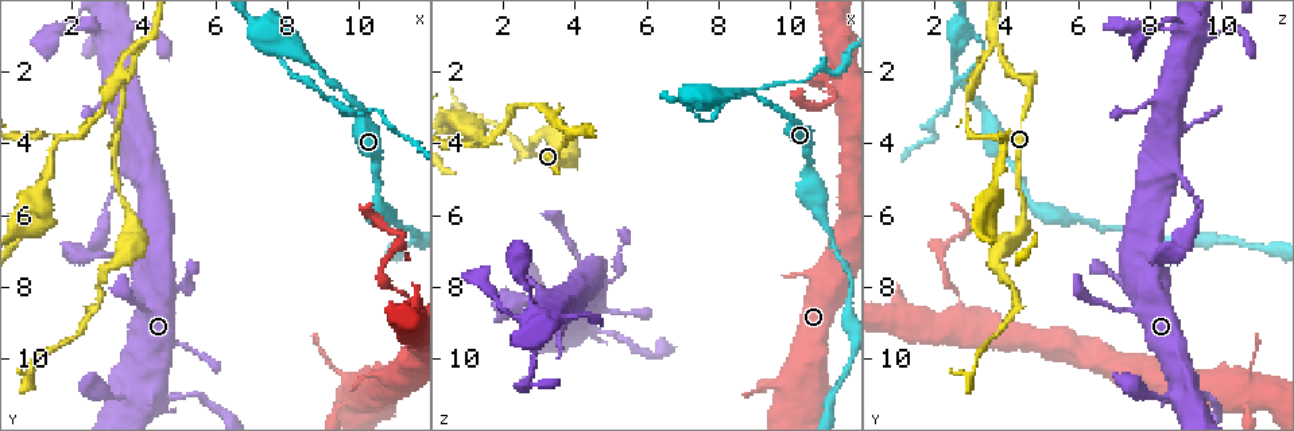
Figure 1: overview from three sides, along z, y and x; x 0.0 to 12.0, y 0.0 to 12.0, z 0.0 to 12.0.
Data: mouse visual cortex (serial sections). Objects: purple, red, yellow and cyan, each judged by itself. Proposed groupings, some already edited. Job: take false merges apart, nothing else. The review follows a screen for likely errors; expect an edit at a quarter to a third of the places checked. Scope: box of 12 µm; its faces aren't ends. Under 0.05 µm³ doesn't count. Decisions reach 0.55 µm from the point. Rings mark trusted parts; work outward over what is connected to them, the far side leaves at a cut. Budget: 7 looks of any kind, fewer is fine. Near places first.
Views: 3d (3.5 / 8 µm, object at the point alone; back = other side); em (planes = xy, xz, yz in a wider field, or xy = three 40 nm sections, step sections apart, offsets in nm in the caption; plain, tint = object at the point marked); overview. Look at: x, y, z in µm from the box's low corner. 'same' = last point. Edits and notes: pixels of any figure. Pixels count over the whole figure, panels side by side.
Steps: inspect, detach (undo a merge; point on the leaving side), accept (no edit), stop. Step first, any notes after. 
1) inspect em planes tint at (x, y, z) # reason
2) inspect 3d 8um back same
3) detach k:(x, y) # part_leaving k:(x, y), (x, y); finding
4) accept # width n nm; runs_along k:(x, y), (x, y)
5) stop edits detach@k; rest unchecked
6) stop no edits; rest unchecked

inspect 3d 3.5um at (3.2, 7.2, 3.7)

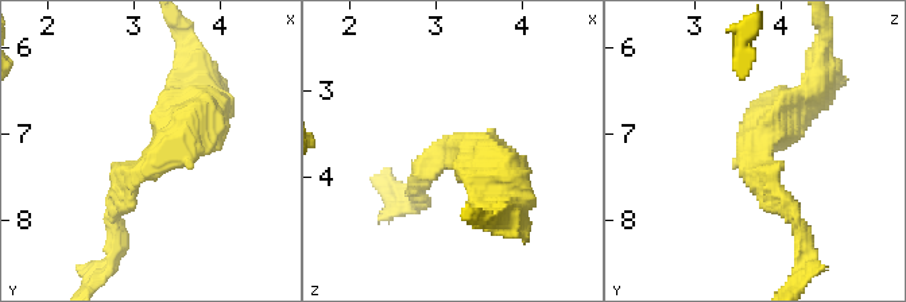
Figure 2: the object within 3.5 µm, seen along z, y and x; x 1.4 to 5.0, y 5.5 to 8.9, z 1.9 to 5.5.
inspect em xy step 5 tint at (3.30, 7.20, 3.65)

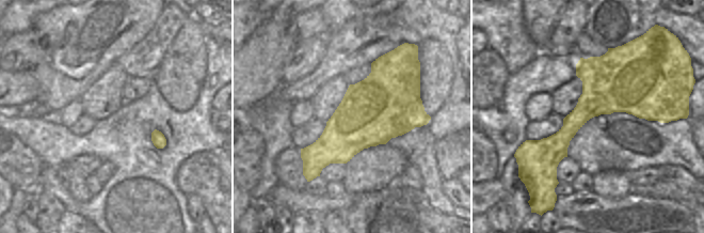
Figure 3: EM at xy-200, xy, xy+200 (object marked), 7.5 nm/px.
accept # arm_widths 250, 500 nm; runs_along 2:(200, 99), (112, 215); one cell here

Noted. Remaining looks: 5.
inspect 3d 3.5um at (3.8, 1.3, 3.8) # a fork

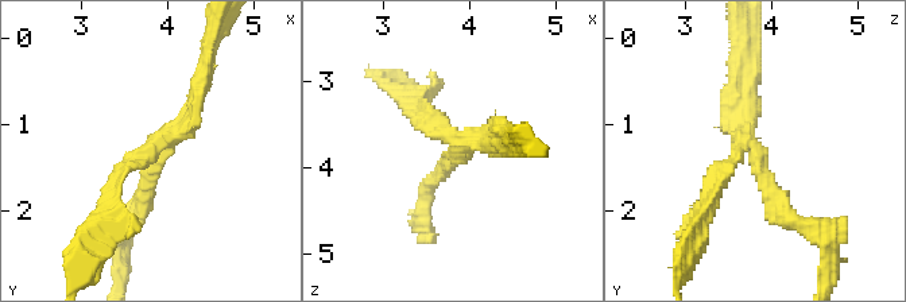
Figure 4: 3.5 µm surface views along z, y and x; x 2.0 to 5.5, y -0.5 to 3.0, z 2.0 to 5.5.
inspect em xy step 1 tint at (3.90, 1.25, 3.75) # need the tissue

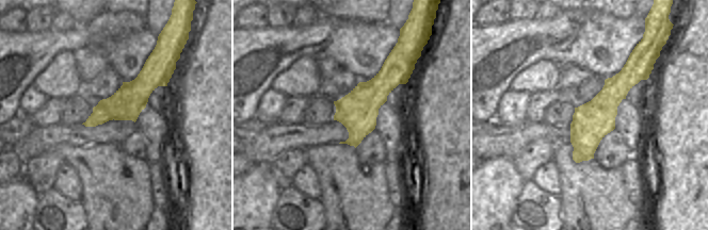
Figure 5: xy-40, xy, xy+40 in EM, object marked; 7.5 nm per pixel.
detach 4:(730, 171) # a second cell is stuck on

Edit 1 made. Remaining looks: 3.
inspect 3d 3.5um at (11.3, 8.3, 2.7) # thin neck

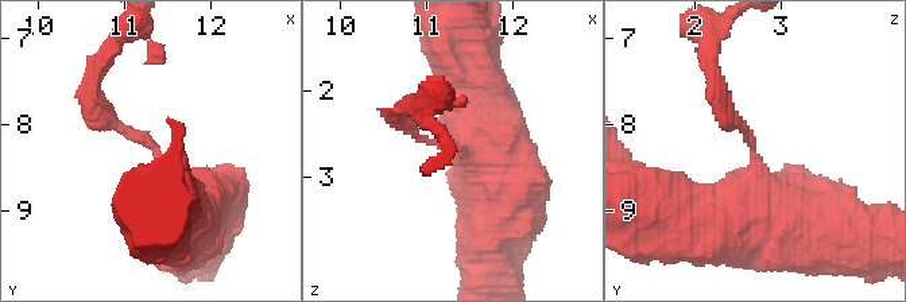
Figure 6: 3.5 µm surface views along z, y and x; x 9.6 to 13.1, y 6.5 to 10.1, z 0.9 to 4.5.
inspect em xy step 5 tint at (11.30, 8.25, 2.65) # arm_widths 200, 700 nm; shape alone is not enough

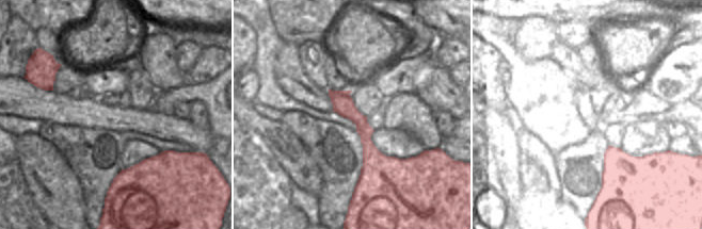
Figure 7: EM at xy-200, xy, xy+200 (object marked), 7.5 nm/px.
accept # width 160 nm; runs_along 7:(331, 93), (365, 131), (361, 185); all the same cell

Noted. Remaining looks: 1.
stop edits detach@4; rest unchecked

